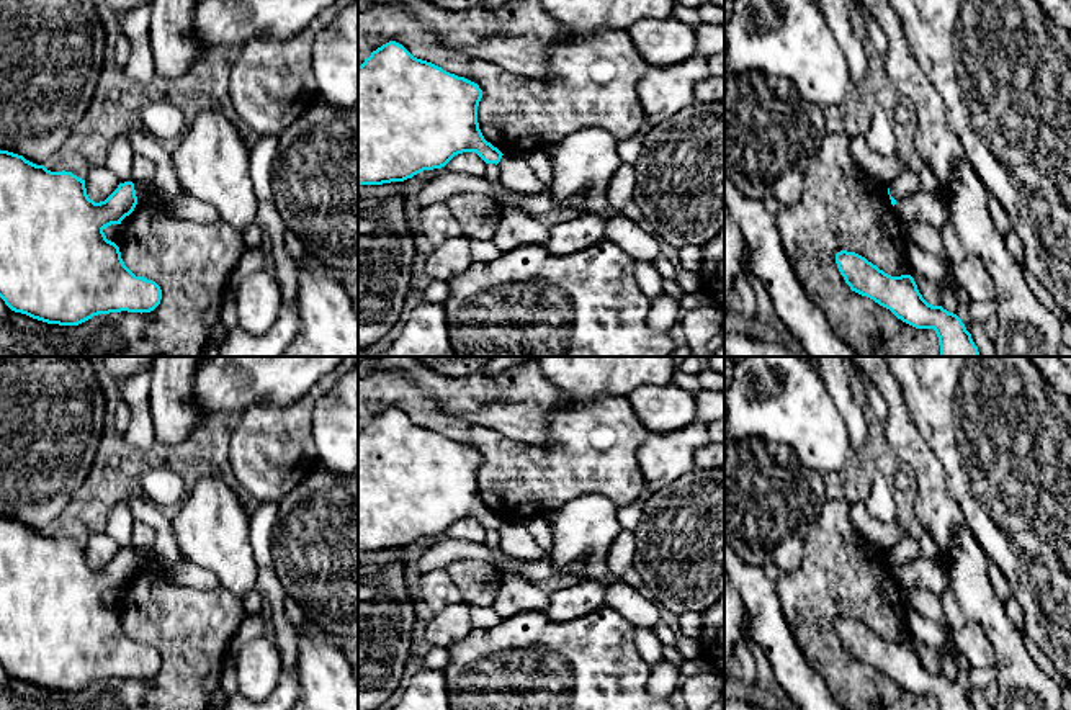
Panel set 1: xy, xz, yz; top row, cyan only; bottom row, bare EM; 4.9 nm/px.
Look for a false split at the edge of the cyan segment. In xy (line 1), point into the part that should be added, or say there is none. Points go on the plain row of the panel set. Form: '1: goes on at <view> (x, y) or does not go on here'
1: does not go on here

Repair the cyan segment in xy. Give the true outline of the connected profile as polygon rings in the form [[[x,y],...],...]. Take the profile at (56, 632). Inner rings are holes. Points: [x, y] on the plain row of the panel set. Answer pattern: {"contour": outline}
{"contour": [[[0,517],[0,664],[15,679],[59,692],[78,692],[98,681],[154,677],[162,666],[160,653],[136,643],[124,631],[119,613],[103,599],[111,591],[121,591],[136,571],[132,548],[119,550],[105,568],[95,569],[87,561],[85,546],[72,538],[51,538],[23,522]]]}

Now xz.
{"contour": [[[396,407],[373,417],[358,432],[358,551],[404,548],[423,537],[441,535],[463,519],[476,519],[486,530],[497,532],[504,520],[487,509],[479,496],[481,465],[482,456],[477,450],[414,424]]]}

